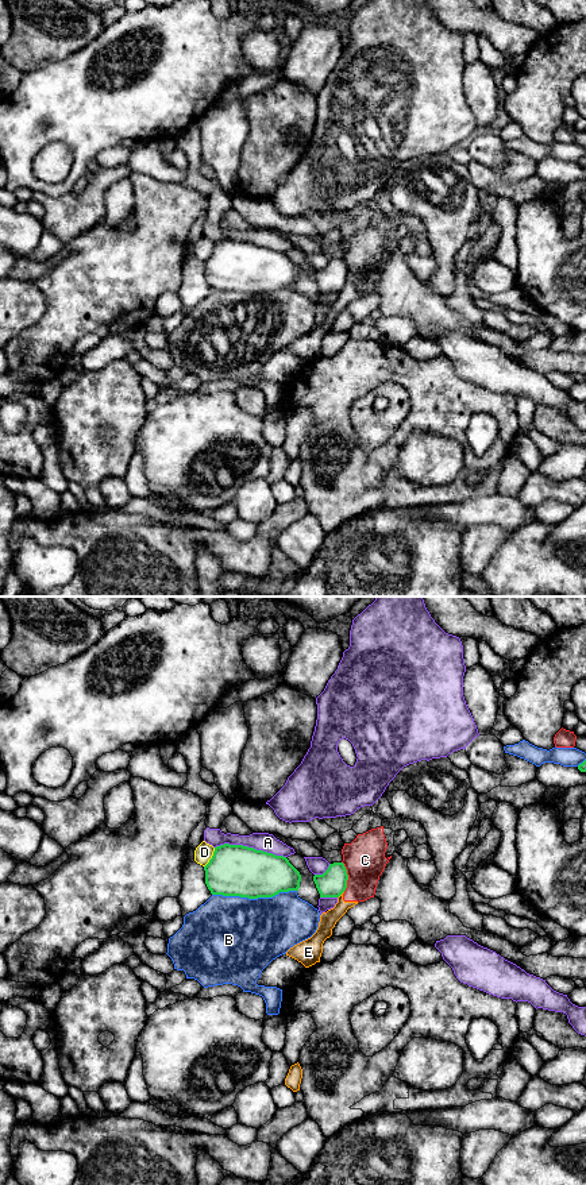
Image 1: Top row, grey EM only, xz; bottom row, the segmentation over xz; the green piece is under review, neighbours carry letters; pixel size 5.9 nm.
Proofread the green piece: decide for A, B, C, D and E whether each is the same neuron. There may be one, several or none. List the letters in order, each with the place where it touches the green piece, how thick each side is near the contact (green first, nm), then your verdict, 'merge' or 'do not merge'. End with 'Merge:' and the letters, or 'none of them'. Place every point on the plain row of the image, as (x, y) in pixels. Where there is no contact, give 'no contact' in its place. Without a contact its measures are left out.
A: xz (250, 243) | 300/110 nm | do not merge
B: xz (254, 293) | 300/480 nm | do not merge
C: xz (347, 271) | 170/240 nm | do not merge
D: xz (212, 253) | 300/110 nm | do not merge
E: xz (340, 289) | 170/100 nm | do not merge
Merge: none of them

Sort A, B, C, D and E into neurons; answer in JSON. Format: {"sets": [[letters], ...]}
{"sets": [["A"], ["B"], ["C", "E"], ["D"]]}

